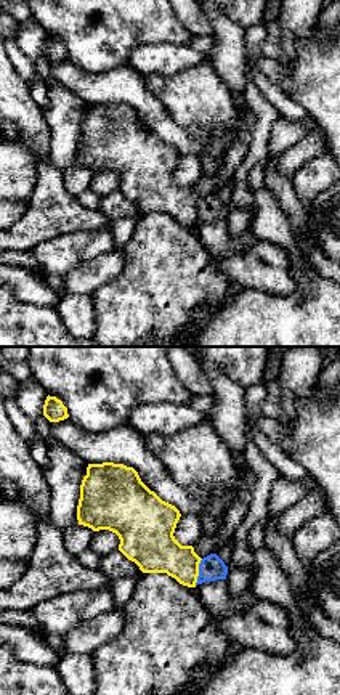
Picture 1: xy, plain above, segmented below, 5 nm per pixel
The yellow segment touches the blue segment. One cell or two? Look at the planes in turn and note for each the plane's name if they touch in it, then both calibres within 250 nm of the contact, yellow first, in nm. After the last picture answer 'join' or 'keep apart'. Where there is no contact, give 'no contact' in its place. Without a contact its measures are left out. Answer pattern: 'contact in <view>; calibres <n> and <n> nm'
contact in xy; calibres 240 and 120 nm

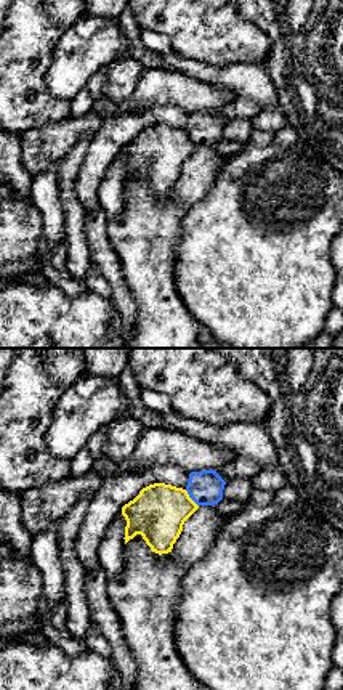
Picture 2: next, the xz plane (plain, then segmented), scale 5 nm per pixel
contact in xz; calibres 280 and 180 nm

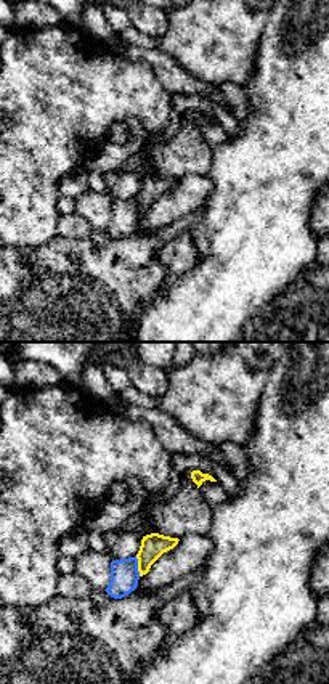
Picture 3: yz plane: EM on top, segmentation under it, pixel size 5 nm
contact in yz; calibres 120 and 140 nm

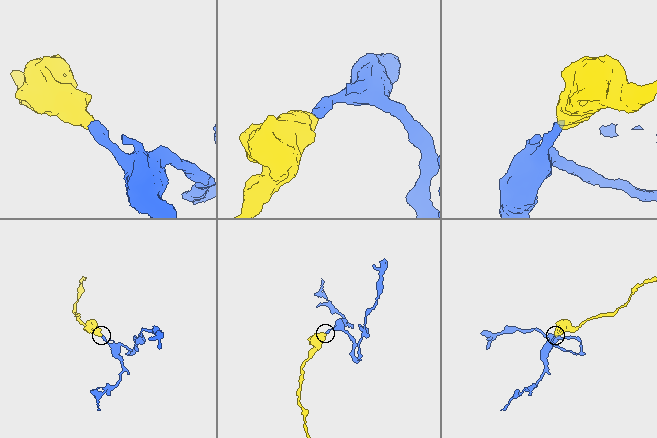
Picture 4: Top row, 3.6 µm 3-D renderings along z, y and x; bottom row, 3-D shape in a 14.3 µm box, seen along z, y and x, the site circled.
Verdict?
keep apart

